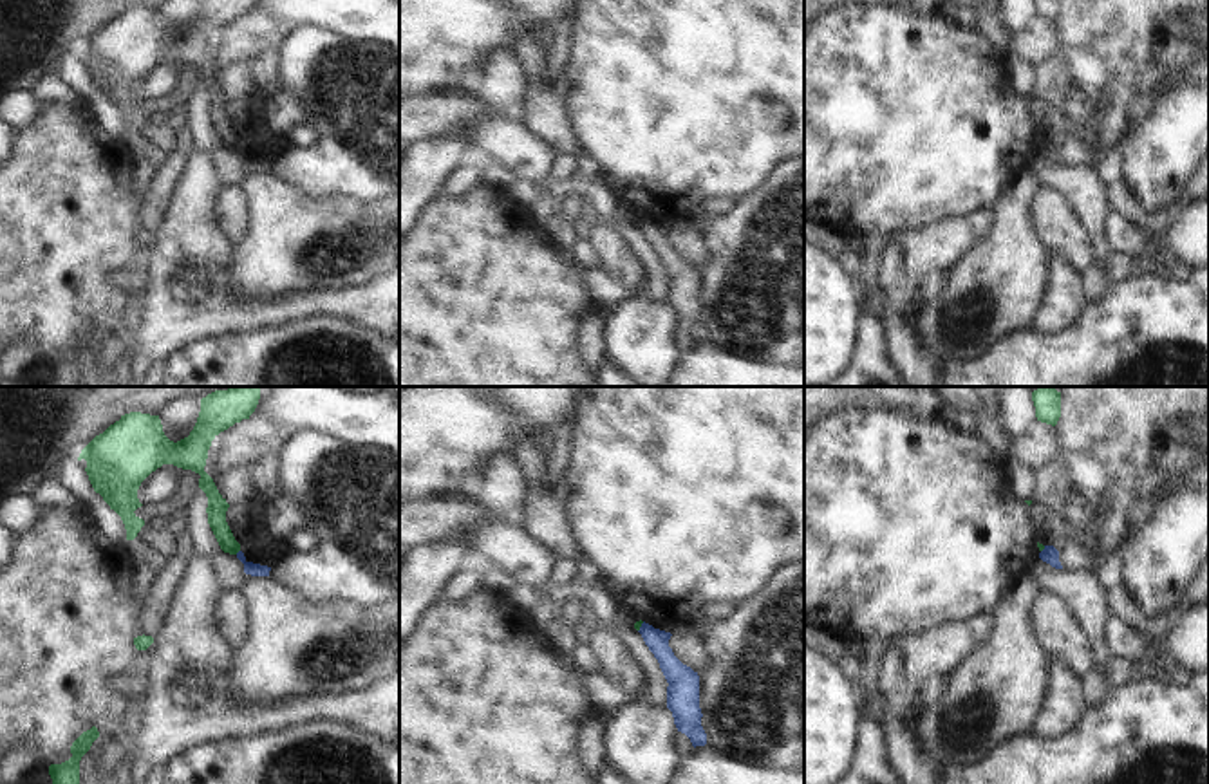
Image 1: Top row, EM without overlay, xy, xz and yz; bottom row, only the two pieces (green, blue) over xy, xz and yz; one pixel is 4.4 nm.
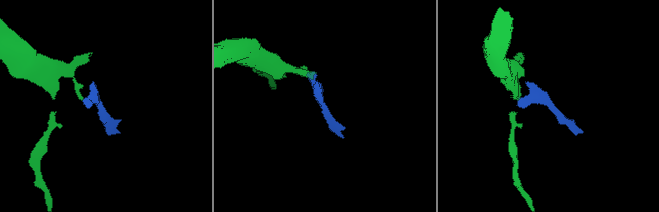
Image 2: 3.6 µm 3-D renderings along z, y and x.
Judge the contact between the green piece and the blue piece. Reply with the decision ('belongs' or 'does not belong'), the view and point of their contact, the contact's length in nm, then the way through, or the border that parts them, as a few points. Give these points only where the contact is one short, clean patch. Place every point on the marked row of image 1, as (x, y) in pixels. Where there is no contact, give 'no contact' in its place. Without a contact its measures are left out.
does not belong; meets green in xy at (237, 551); contact 30 nm long; border along xy (239, 550), (235, 553)

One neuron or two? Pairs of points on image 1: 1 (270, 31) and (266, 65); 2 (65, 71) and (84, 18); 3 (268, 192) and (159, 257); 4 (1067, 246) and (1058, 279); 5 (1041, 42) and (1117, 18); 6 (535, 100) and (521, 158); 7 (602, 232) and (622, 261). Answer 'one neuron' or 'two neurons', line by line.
1: two neurons
2: two neurons
3: two neurons
4: two neurons
5: two neurons
6: two neurons
7: one neuron

